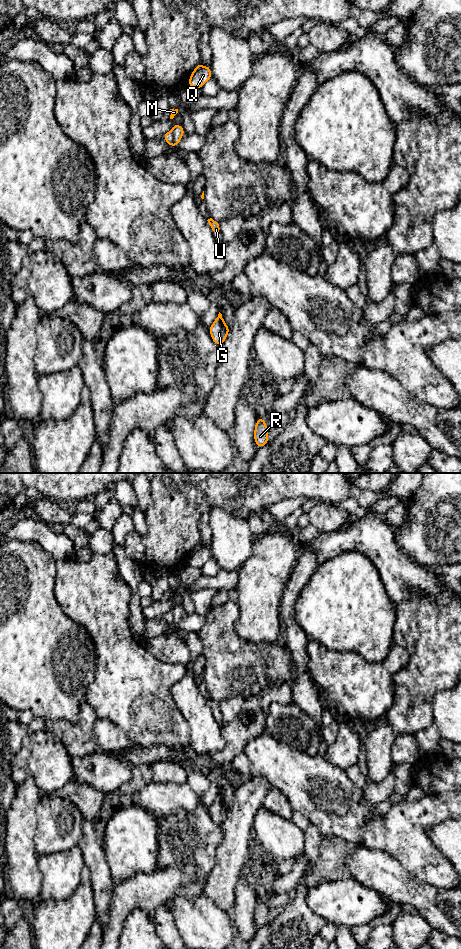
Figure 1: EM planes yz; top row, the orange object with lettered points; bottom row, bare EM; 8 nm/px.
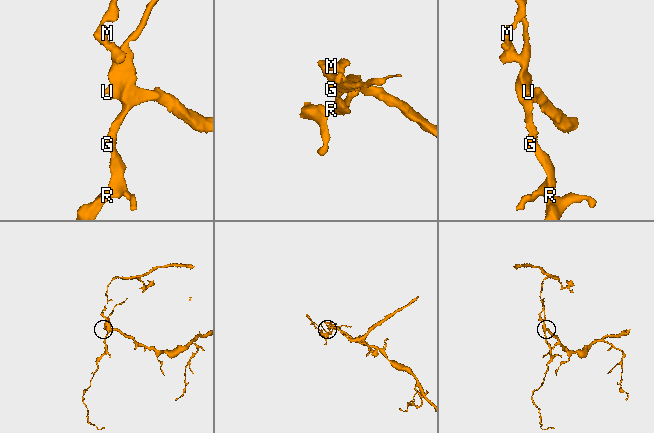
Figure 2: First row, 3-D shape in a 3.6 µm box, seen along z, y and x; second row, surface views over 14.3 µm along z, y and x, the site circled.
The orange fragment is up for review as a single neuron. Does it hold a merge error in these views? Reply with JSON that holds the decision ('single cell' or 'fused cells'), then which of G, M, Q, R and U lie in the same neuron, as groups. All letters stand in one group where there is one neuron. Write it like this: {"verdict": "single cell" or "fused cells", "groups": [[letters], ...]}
{"verdict": "fused cells", "groups": [["G", "R", "U"], ["M", "Q"]]}

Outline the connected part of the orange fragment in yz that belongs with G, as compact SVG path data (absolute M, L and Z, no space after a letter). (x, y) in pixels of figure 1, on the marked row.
M219 312L217 318L209 327L209 332L213 342L221 346L229 334L229 329L230 327L226 325L222 314Z

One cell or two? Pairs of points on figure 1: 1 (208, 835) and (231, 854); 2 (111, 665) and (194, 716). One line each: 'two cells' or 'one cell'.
1: two cells
2: two cells

